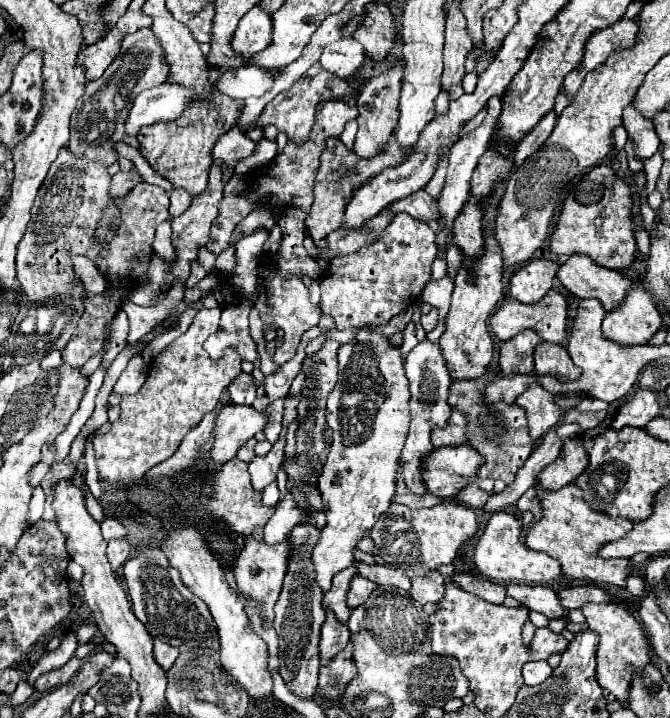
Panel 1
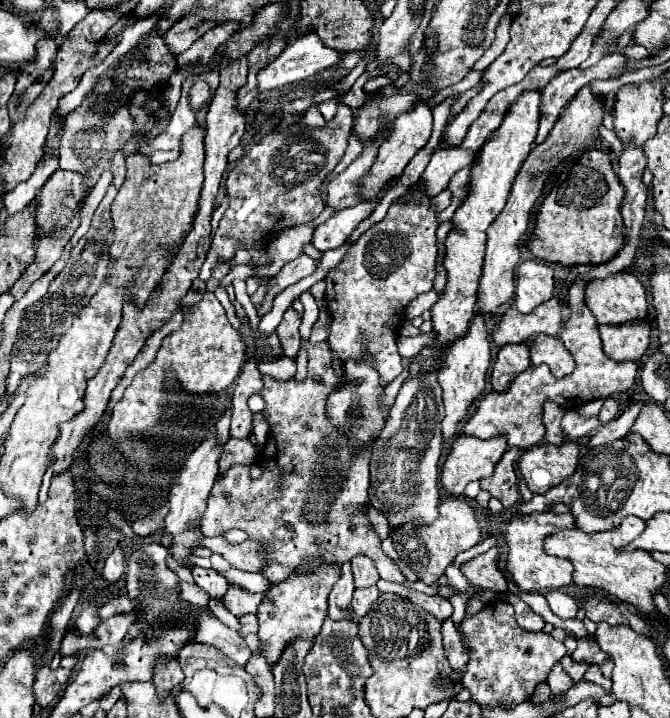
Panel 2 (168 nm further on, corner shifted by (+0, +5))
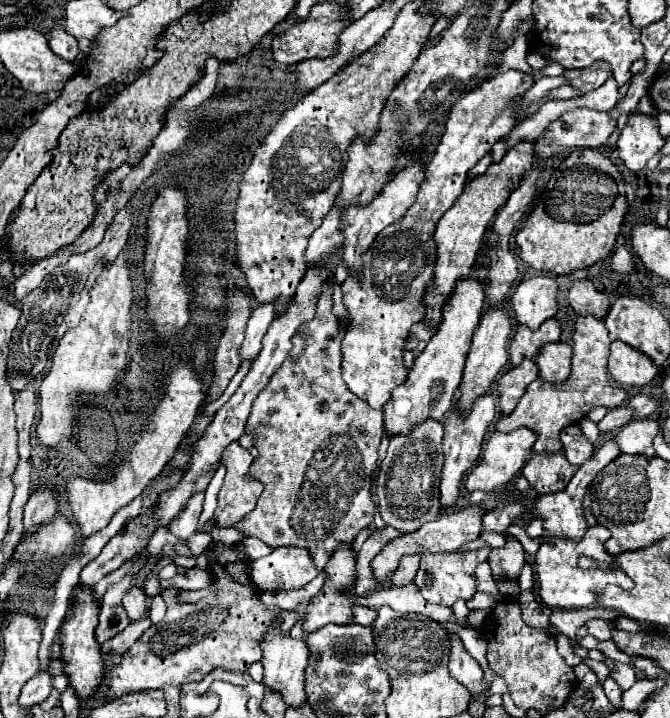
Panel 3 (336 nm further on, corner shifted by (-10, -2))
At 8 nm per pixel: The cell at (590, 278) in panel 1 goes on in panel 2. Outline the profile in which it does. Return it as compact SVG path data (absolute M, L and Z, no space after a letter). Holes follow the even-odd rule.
M614 274L604 280L592 280L586 286L588 308L598 324L628 324L648 316L644 286L634 274Z

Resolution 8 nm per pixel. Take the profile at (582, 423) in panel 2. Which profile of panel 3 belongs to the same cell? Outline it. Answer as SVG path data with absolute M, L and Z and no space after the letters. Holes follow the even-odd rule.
M620 405L620 407L614 407L606 413L606 417L598 423L598 429L602 433L608 433L608 431L616 431L620 427L624 427L632 417L632 411L626 407L626 405Z

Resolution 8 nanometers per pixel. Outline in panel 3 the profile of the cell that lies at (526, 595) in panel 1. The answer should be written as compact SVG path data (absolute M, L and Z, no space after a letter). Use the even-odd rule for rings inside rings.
M590 619L586 621L586 627L588 627L588 633L600 641L604 639L610 639L610 629L612 629L612 623L604 621L604 619Z

